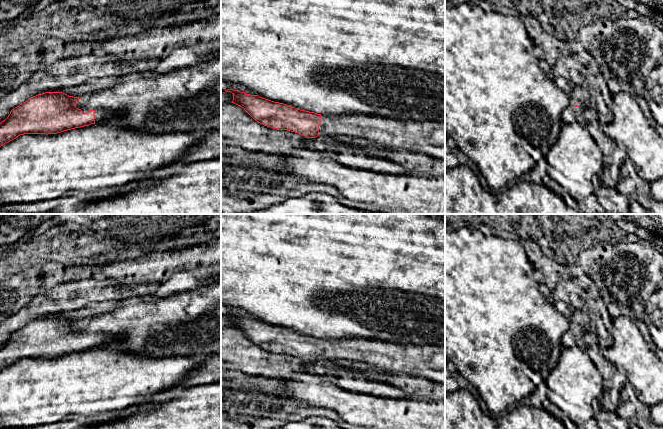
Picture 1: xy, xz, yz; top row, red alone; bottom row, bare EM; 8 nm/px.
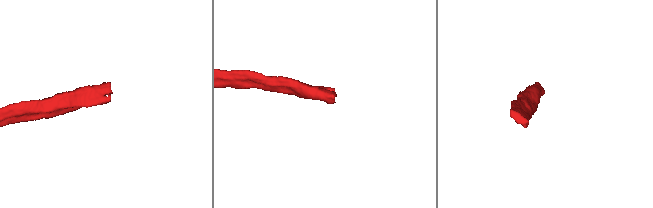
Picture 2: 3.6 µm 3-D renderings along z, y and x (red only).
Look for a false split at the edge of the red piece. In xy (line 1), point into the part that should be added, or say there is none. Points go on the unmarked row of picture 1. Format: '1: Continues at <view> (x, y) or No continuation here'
1: Continues at xy (101, 340)

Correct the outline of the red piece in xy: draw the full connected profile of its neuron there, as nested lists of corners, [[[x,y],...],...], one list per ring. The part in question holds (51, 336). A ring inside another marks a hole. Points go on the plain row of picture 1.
[[[45,316],[29,322],[11,334],[8,341],[0,347],[0,371],[24,358],[57,358],[67,354],[111,345],[117,336],[110,334],[81,334],[76,328],[81,322],[69,320],[63,316]]]

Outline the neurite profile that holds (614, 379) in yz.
[[[588,332],[584,336],[584,341],[586,342],[588,355],[603,377],[603,390],[599,398],[600,405],[607,411],[615,412],[620,392],[628,382],[626,373],[621,371],[603,355],[603,350],[599,346],[597,336],[592,332]]]

